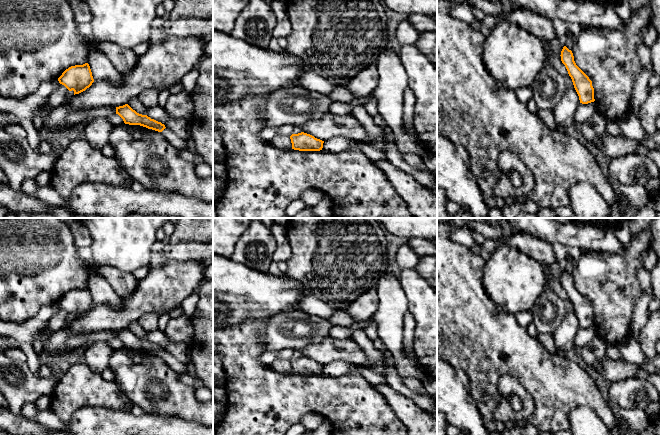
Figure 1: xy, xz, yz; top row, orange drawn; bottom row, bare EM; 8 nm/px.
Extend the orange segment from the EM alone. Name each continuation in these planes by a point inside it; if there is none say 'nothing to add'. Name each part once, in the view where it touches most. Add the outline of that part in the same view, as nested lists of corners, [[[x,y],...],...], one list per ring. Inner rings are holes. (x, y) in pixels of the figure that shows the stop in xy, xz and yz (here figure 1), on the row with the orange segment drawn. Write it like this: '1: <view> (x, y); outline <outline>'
1: xy (172, 138); outline [[[165,128],[162,132],[160,132],[167,141],[174,146],[176,149],[186,149],[189,150],[187,146],[187,142],[180,137],[178,137],[173,131],[171,131],[169,128]]]

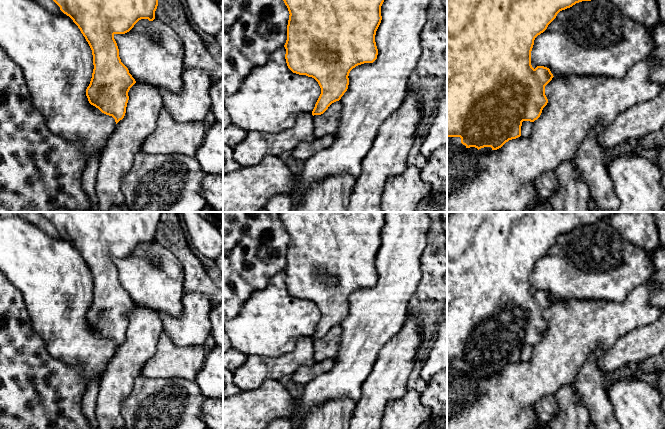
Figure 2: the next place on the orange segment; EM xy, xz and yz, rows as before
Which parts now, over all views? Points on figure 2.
1: yz (451, 141); outline [[[447,137],[447,146],[456,146],[463,149],[467,149],[469,152],[472,152],[474,154],[487,154],[493,151],[491,147],[484,147],[479,150],[475,147],[467,148],[461,143],[460,137]]]

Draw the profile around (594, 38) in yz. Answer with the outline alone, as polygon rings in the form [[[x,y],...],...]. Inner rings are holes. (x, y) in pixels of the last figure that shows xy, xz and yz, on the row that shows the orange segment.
[[[591,0],[576,3],[560,11],[547,29],[534,40],[531,51],[531,65],[550,69],[553,76],[590,76],[622,78],[636,63],[650,59],[656,48],[650,34],[651,28],[626,17],[611,0]]]

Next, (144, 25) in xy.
[[[155,19],[139,20],[125,34],[114,34],[121,62],[140,83],[178,93],[183,89],[185,49],[178,34]]]

